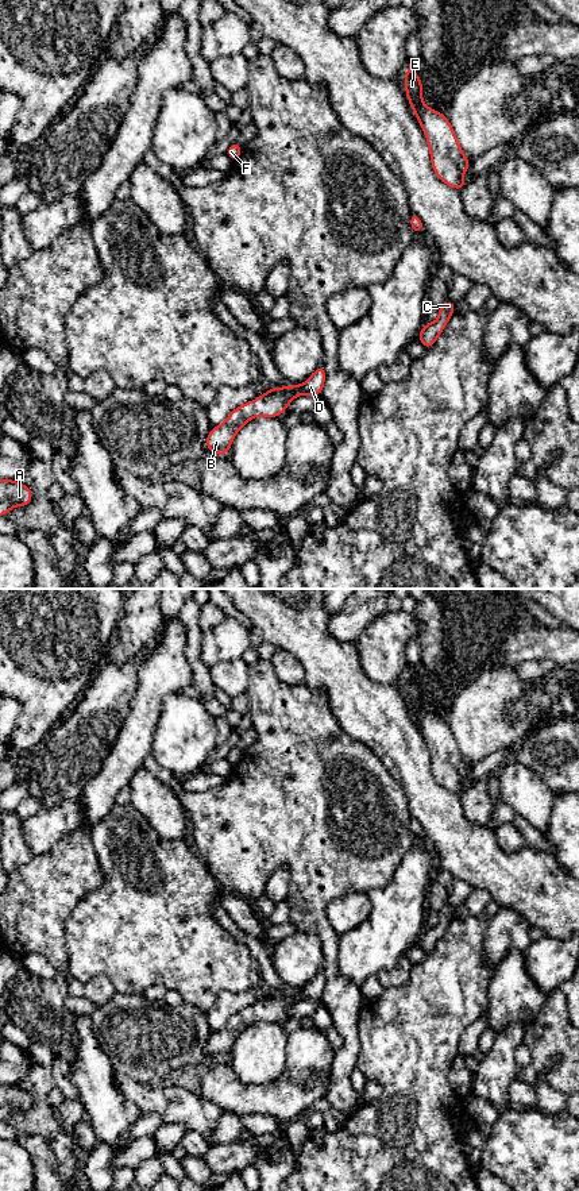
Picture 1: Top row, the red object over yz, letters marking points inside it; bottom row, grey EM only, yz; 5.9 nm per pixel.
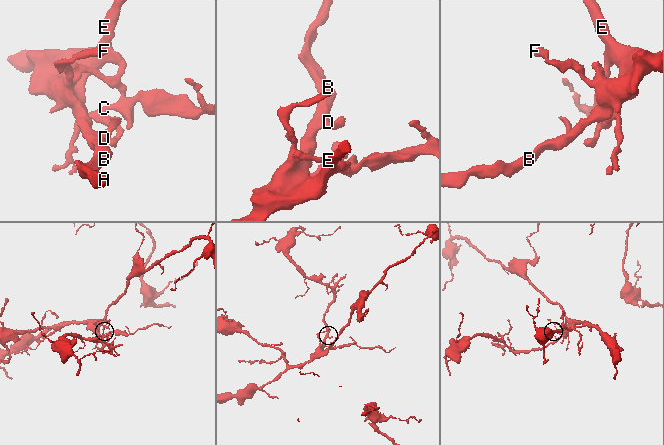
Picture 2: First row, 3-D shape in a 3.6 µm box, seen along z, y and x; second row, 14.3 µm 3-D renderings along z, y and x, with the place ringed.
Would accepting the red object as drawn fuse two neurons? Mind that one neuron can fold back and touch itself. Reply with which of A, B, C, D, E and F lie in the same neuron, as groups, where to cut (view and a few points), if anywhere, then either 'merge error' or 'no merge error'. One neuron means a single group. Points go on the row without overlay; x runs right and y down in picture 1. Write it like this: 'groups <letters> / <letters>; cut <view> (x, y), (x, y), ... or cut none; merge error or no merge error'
groups A B C D E F; cut none; no merge error

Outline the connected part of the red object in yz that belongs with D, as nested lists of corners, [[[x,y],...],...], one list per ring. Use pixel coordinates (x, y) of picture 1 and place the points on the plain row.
[[[320,970],[312,982],[301,990],[270,992],[254,1006],[235,1013],[223,1029],[213,1032],[206,1041],[205,1052],[215,1060],[227,1060],[231,1055],[231,1047],[251,1024],[255,1021],[278,1022],[297,1001],[321,1001],[324,987],[325,974]]]

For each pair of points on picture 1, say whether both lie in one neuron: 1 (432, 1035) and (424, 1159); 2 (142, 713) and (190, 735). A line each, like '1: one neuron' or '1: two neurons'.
1: one neuron
2: two neurons

